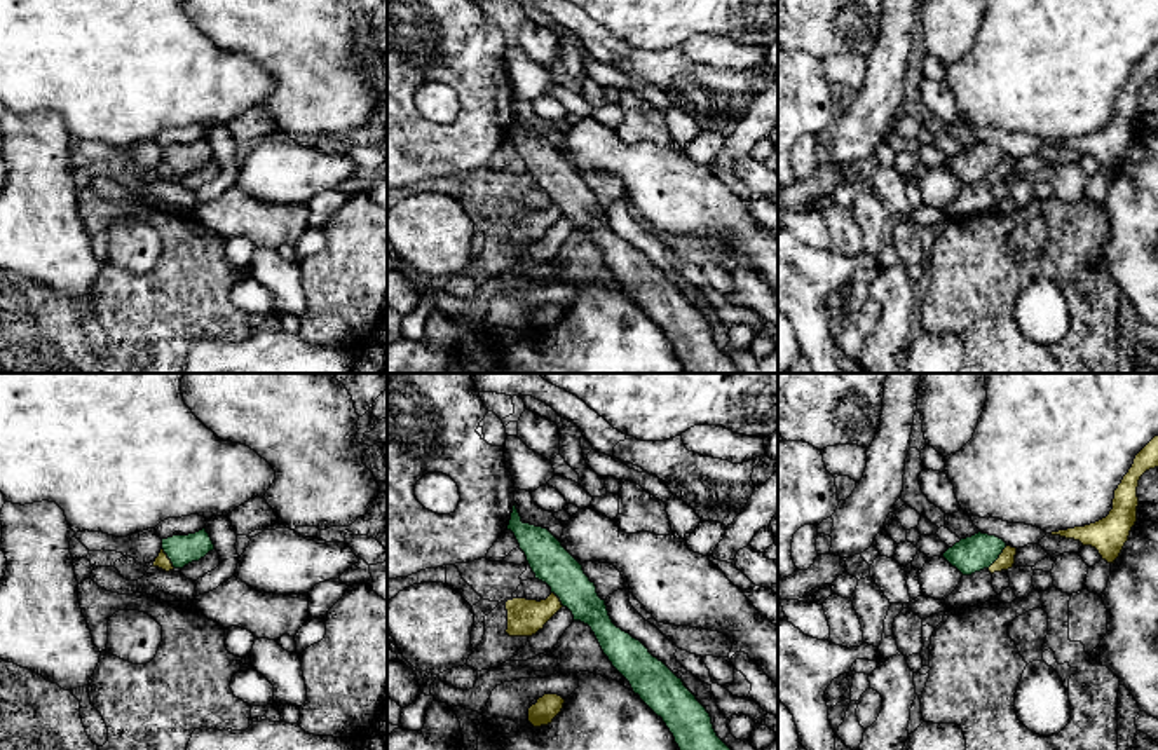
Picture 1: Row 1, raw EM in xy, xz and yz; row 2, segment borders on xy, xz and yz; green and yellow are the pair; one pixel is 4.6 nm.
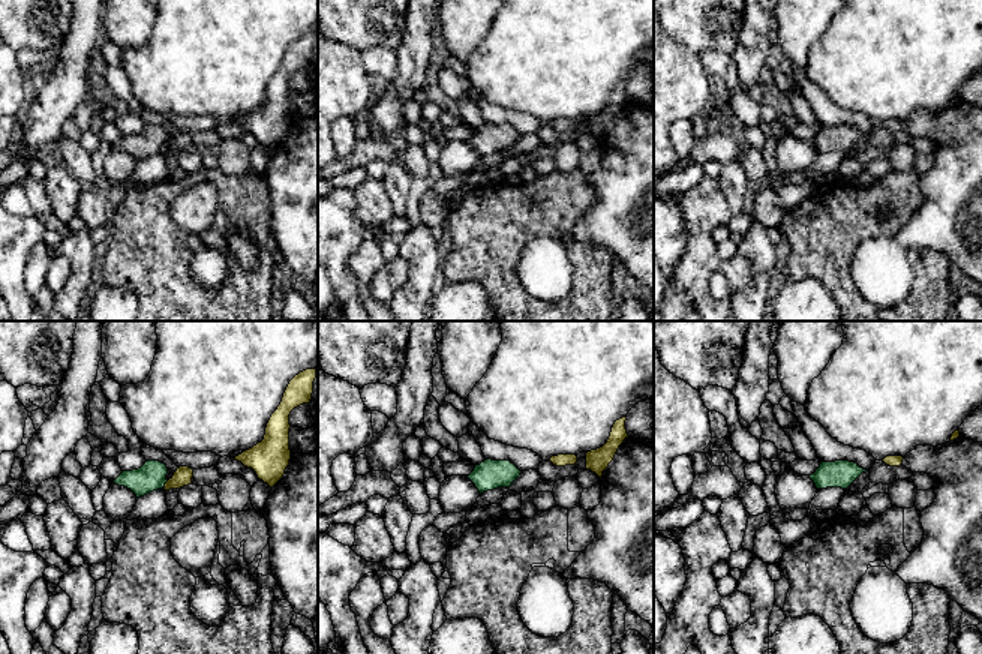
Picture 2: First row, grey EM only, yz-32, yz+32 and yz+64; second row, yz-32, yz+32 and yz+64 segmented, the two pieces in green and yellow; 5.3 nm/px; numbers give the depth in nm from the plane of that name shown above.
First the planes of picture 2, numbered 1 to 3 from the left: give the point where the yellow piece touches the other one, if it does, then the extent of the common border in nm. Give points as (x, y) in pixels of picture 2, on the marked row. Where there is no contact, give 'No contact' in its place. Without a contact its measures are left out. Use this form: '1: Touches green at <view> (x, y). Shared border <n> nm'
1: Touches green at yz-32 (164, 485). Shared border 50 nm
2: No contact
3: No contact

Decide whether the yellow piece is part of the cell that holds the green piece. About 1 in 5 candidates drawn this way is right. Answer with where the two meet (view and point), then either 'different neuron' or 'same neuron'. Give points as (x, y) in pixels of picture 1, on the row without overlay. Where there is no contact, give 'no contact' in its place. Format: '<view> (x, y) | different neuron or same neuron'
yz (998, 166) | different neuron

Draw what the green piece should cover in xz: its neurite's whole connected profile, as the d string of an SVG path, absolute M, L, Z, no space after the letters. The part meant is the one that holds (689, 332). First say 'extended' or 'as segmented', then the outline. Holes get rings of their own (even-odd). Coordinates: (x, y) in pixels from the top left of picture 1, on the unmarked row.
as segmented; M516 113L507 140L514 143L535 188L551 197L551 202L572 222L574 230L591 237L612 276L630 291L633 302L663 328L685 373L741 373L717 345L710 323L682 288L654 267L640 249L612 232L595 192L562 152L548 138L523 133Z

